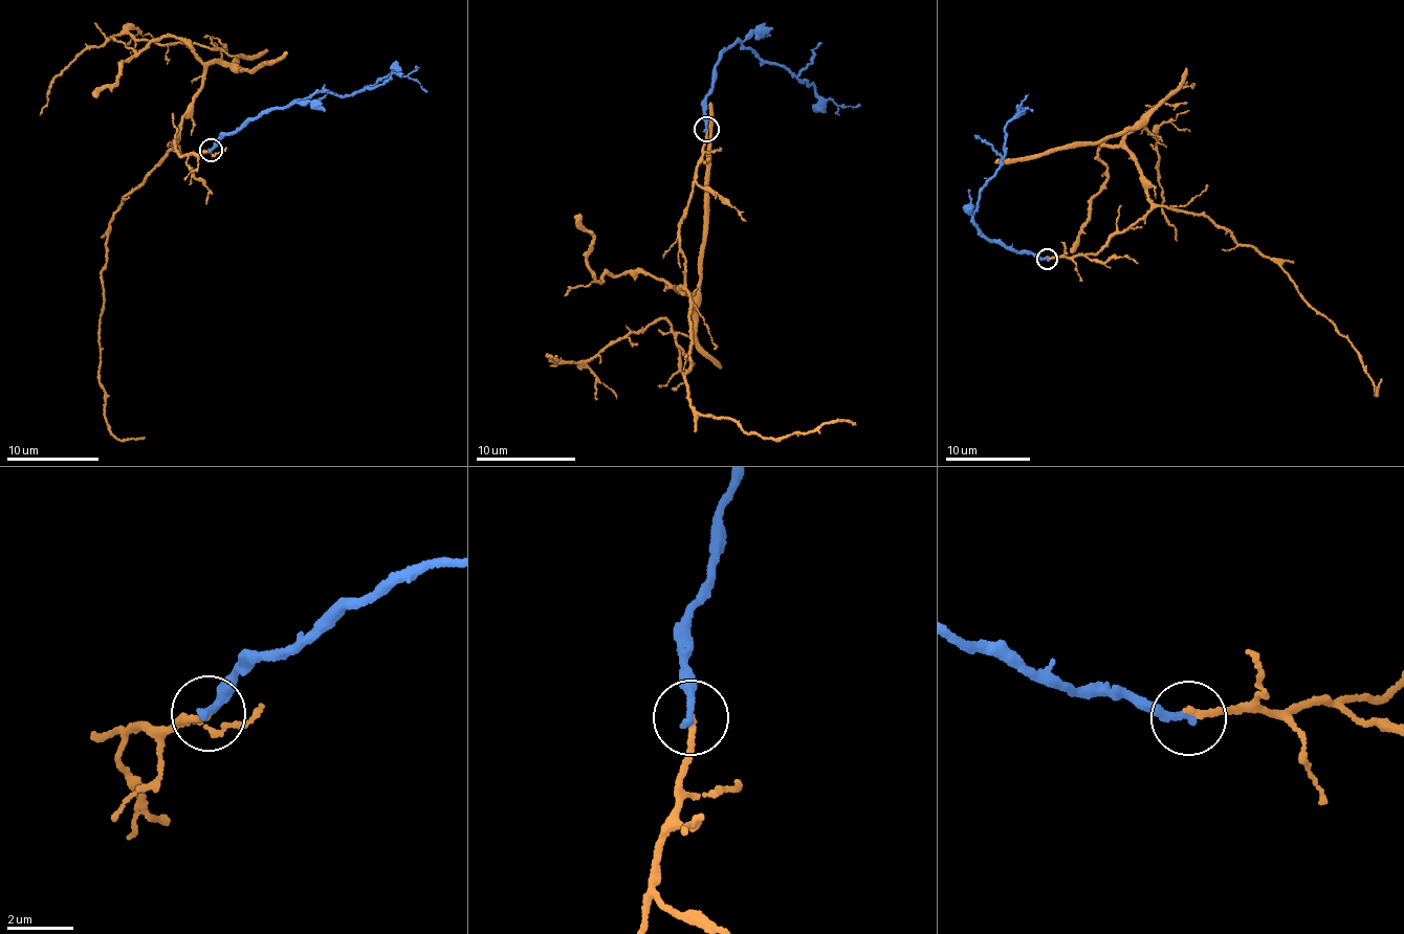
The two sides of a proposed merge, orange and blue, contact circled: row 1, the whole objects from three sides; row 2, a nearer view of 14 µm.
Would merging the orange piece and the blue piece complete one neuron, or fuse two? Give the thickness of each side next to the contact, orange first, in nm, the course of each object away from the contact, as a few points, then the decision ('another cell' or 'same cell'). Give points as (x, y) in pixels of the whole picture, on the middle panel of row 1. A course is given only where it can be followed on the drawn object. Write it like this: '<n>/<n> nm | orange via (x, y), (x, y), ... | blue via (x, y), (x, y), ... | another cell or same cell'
190/240 nm | orange via (706, 129), (703, 159), (678, 227), (693, 348), (684, 376), (689, 406), (776, 440), (831, 421), (856, 424) | blue via (706, 129), (705, 102), (715, 63), (719, 53), (737, 42), (813, 85), (816, 96), (861, 106) | another cell

